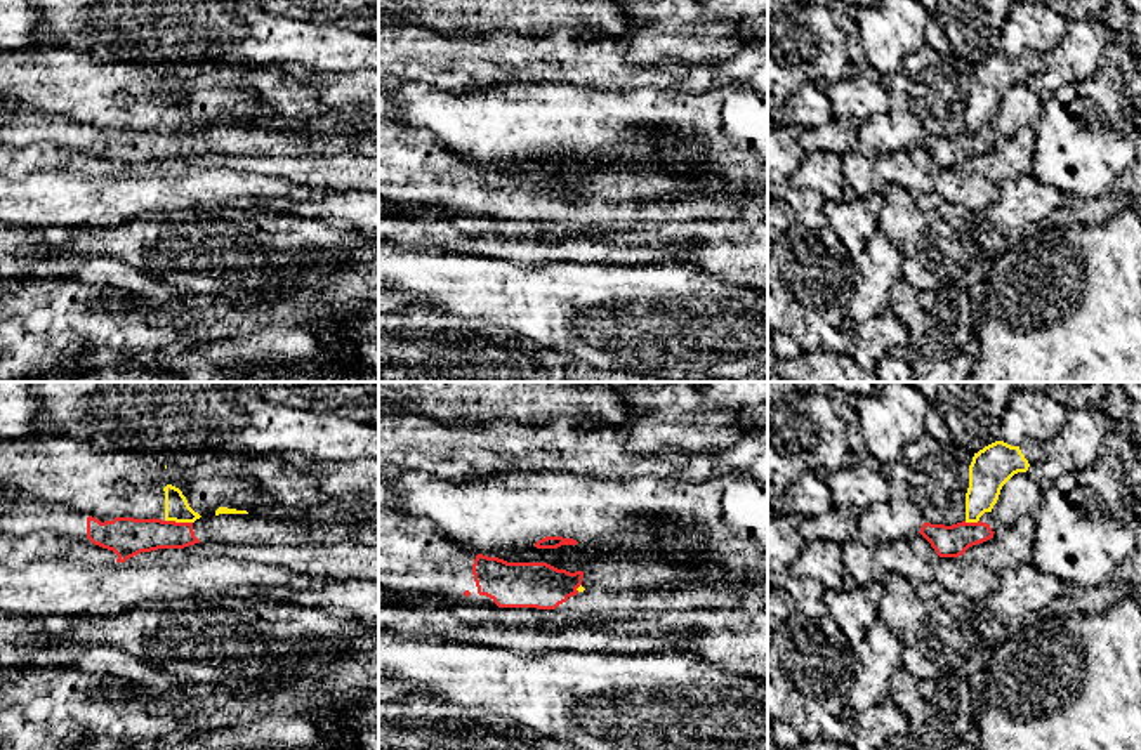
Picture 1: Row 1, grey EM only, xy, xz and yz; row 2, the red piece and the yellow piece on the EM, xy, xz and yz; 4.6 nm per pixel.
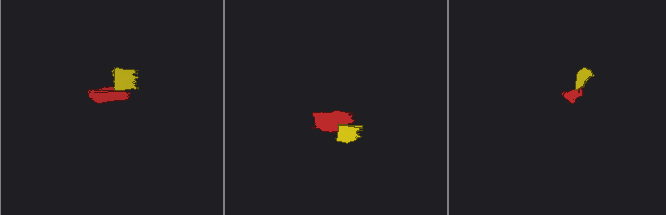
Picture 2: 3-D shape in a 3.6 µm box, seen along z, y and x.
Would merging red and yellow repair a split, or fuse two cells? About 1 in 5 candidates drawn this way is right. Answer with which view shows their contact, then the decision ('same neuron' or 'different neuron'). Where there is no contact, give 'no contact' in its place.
xy | different neuron

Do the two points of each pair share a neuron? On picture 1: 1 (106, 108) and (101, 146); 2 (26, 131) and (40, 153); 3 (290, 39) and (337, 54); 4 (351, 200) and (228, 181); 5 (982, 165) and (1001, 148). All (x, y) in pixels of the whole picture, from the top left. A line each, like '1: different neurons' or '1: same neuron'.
1: different neurons
2: different neurons
3: same neuron
4: different neurons
5: same neuron

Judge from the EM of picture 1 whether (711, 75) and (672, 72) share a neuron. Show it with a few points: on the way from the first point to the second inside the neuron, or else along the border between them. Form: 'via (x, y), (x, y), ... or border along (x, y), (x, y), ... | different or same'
via (702, 75), (681, 75) | same

